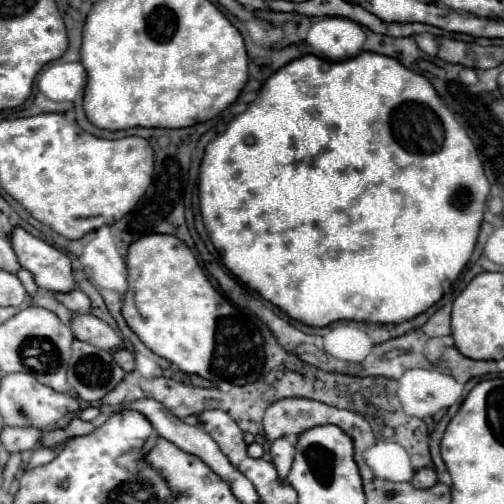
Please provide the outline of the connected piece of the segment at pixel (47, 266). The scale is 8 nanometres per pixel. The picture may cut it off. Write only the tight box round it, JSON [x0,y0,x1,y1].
[10,226,74,292]

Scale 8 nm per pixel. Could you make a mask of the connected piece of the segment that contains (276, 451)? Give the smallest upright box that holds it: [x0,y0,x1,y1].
[270,438,294,480]

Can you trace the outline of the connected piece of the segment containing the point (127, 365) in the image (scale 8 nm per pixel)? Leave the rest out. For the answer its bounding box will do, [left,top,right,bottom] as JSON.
[114,350,136,372]

